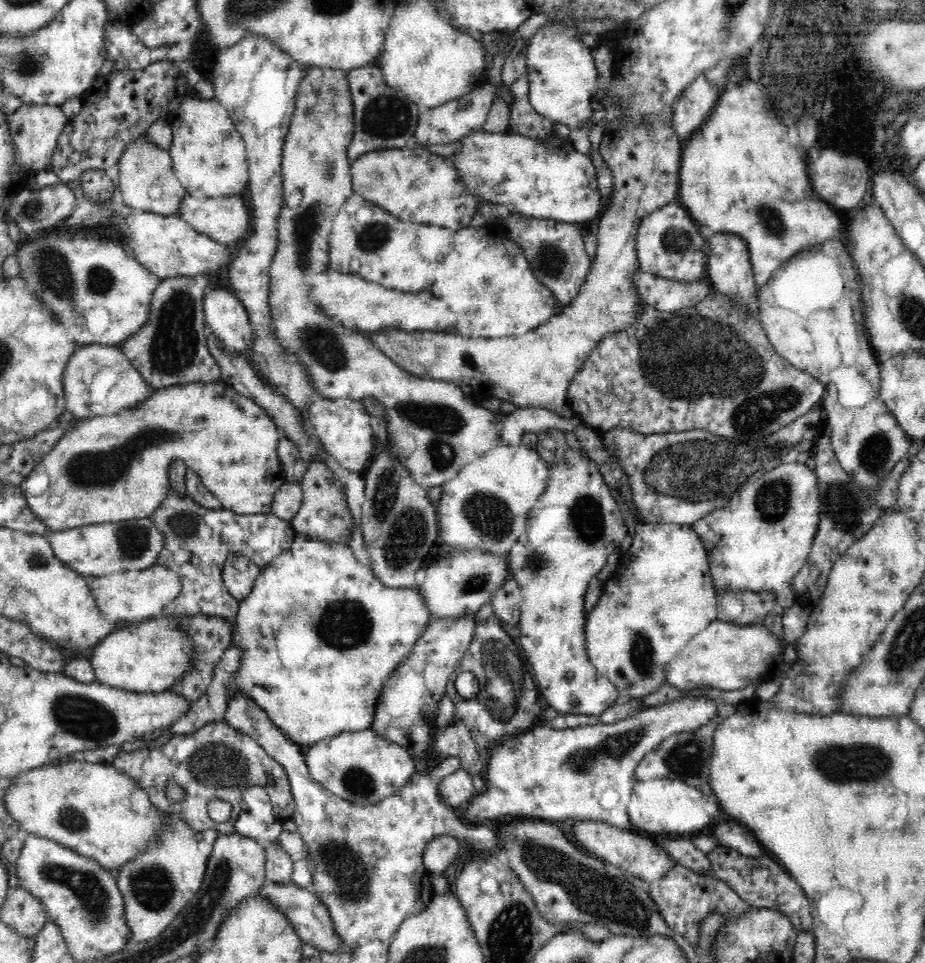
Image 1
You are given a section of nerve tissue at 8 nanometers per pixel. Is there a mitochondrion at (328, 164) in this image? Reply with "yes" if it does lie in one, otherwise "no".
yes

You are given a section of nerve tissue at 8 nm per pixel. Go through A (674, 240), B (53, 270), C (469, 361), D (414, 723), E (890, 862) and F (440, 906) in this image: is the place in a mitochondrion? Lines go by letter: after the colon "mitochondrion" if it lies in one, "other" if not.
A: mitochondrion
B: mitochondrion
C: other
D: other
E: other
F: other

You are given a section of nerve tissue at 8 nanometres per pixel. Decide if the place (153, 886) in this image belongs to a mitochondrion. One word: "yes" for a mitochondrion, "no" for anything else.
yes

